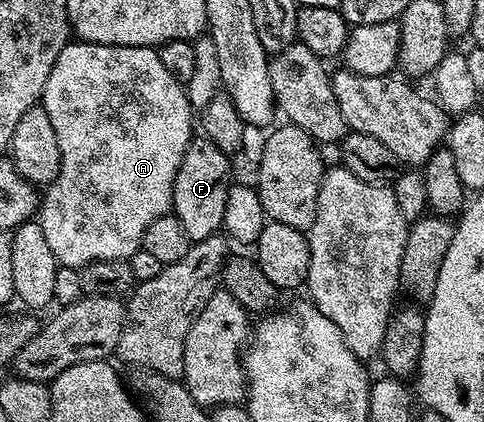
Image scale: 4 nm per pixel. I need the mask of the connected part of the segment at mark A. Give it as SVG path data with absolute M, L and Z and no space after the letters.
M68 41L61 49L61 53L57 54L57 59L49 72L42 93L41 105L45 113L49 113L49 122L53 124L53 129L57 129L57 145L61 145L61 169L55 180L42 192L37 212L37 221L45 232L49 249L53 249L53 257L61 267L76 269L97 261L130 260L131 255L142 248L145 229L149 229L149 225L153 225L157 217L168 214L172 210L171 198L177 169L181 169L181 157L185 157L185 149L193 138L193 132L191 132L193 108L187 99L186 86L180 83L177 77L173 77L169 69L165 69L156 48Z

